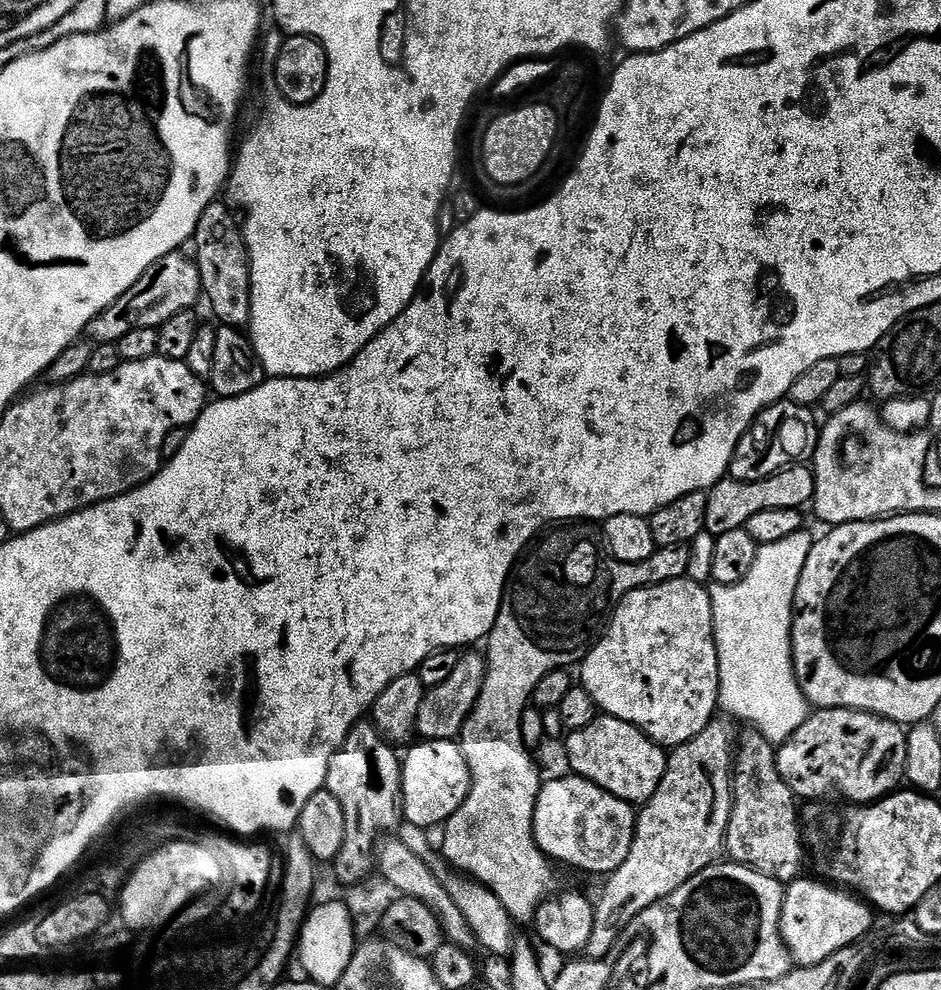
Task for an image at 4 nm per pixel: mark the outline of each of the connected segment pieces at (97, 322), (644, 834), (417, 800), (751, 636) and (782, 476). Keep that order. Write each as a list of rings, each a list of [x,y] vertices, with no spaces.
[[[179,251],[171,252],[166,258],[162,258],[154,266],[150,266],[150,270],[146,270],[146,274],[142,274],[142,278],[138,278],[138,282],[134,282],[134,286],[130,286],[130,290],[126,290],[126,294],[122,294],[122,298],[118,298],[114,303],[102,310],[102,314],[98,314],[92,319],[90,325],[90,336],[96,344],[115,344],[120,341],[122,334],[126,334],[131,328],[137,327],[141,323],[140,320],[152,307],[156,304],[156,321],[157,325],[162,325],[170,318],[174,318],[174,314],[186,312],[195,309],[196,303],[201,303],[202,289],[200,286],[200,271],[196,269],[195,259],[189,258]]]
[[[713,718],[710,723],[690,742],[680,744],[671,749],[668,756],[668,769],[664,772],[658,790],[639,809],[636,818],[636,833],[630,846],[630,854],[626,854],[626,862],[618,866],[607,877],[604,893],[600,901],[595,901],[594,930],[590,934],[590,942],[586,949],[589,961],[600,962],[613,955],[612,947],[621,943],[620,935],[631,924],[635,925],[640,919],[642,910],[654,906],[662,898],[674,894],[678,886],[682,886],[692,876],[696,876],[710,865],[721,859],[728,838],[728,823],[732,817],[732,798],[734,795],[734,746],[737,743],[738,732],[727,724],[727,719]]]
[[[424,740],[419,743],[413,743],[407,749],[408,757],[405,755],[402,760],[402,816],[405,821],[432,830],[435,824],[440,826],[447,822],[458,806],[462,806],[472,788],[472,775],[464,751],[456,740]]]
[[[801,530],[790,534],[790,538],[782,538],[782,542],[770,542],[769,544],[759,545],[756,549],[754,566],[751,568],[750,574],[746,574],[746,578],[742,578],[742,582],[738,582],[737,584],[713,583],[710,588],[712,594],[712,628],[716,632],[718,670],[720,671],[719,707],[723,711],[725,708],[729,712],[729,714],[727,713],[729,717],[737,716],[738,719],[745,720],[748,726],[762,733],[774,746],[786,743],[791,738],[793,731],[798,730],[798,726],[802,726],[802,722],[806,722],[810,715],[810,705],[804,696],[804,691],[800,688],[800,683],[796,677],[796,667],[792,661],[792,607],[796,601],[798,582],[802,578],[802,570],[806,566],[806,558],[810,558],[810,550],[812,549],[813,543],[814,536],[811,536],[808,530]]]
[[[803,463],[793,464],[790,468],[783,468],[764,480],[746,482],[725,478],[719,480],[713,488],[707,489],[706,502],[706,530],[717,537],[744,527],[754,514],[762,514],[762,510],[786,510],[787,508],[803,509],[804,504],[811,505],[816,495],[816,474],[811,467]]]

